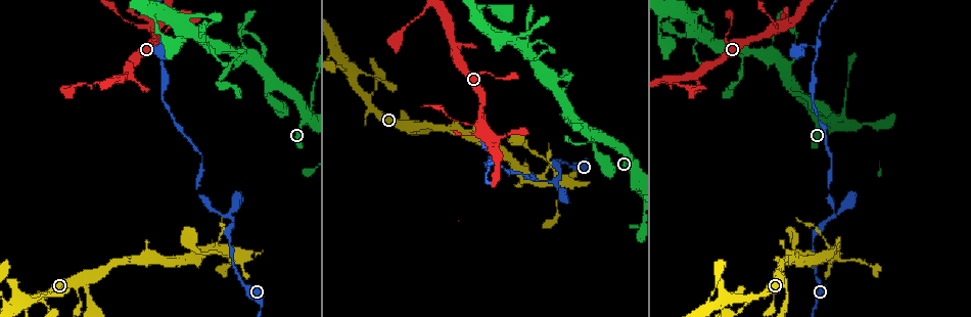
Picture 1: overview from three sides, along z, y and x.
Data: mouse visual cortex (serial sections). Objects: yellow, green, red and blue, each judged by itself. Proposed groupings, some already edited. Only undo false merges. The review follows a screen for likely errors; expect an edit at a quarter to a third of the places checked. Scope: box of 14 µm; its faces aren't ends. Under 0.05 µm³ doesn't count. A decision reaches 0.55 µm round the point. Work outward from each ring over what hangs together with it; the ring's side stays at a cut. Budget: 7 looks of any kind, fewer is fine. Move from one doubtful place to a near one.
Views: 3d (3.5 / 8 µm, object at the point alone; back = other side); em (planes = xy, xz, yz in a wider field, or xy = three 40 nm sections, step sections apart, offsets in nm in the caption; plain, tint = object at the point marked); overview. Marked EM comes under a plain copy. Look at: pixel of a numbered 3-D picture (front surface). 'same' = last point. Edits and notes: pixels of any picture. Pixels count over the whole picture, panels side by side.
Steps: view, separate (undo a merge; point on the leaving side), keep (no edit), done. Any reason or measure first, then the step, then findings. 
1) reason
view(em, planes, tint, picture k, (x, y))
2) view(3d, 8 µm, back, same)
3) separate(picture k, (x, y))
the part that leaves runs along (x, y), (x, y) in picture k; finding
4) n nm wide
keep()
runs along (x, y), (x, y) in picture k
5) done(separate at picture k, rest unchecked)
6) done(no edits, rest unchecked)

view(3d, 3.5 µm, picture 1, (422, 133))

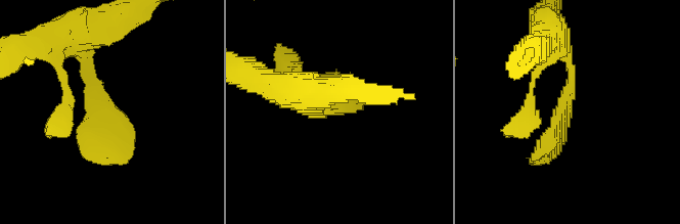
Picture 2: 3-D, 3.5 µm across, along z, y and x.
need the tissue
view(em, xy, step 3, tint, picture 2, (560, 114))

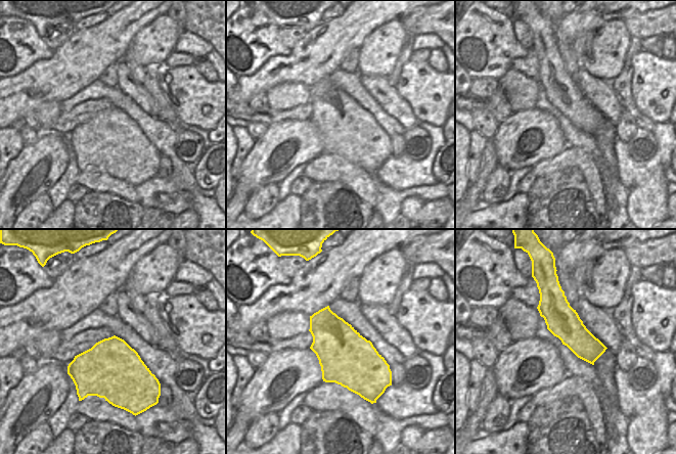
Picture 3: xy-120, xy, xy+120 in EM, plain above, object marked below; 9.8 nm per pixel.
550 nm wide
keep()
runs along (567, 54), (572, 83), (543, 148), (551, 151) in picture 2; continuous, no second cell

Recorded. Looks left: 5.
small branch off a trunk
view(3d, 3.5 µm, picture 1, (24, 303))

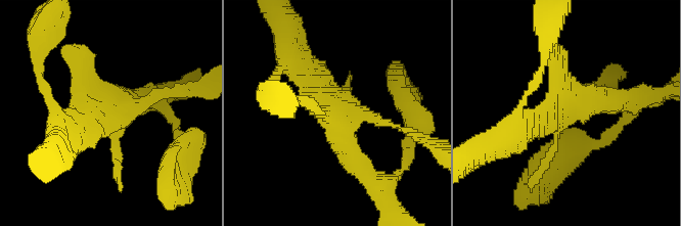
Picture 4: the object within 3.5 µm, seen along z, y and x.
shape alone is not enough
view(em, xy, step 5, tint, picture 4, (340, 113))

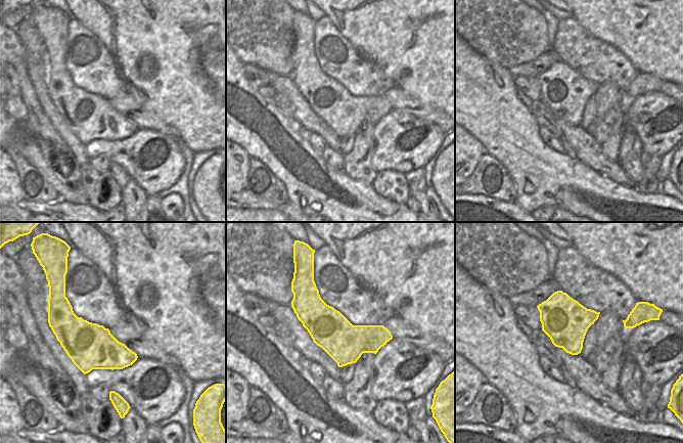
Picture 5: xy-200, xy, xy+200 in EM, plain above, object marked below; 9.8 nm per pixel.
view(em, xy, step 3, tint, same)

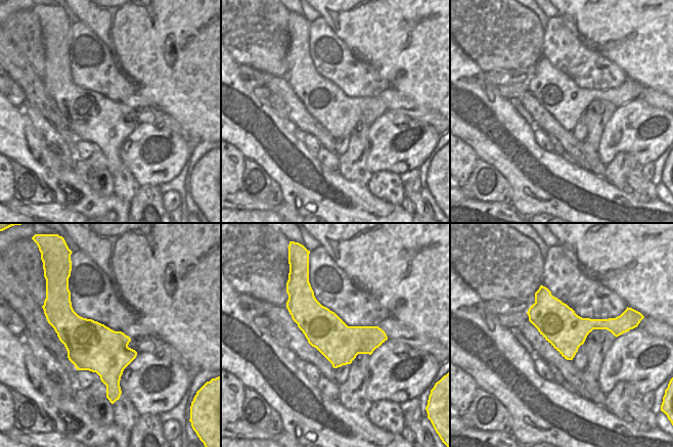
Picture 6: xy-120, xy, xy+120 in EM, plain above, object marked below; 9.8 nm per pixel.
keep()
runs along (364, 172), (301, 68) in picture 4; all the same cell

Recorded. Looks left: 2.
three-way junction
view(3d, 3.5 µm, picture 1, (818, 48))

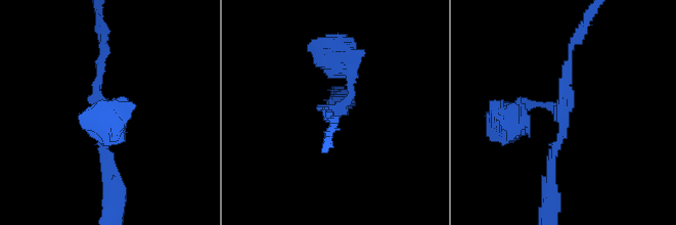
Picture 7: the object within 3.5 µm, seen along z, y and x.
now the EM
view(em, xy, step 5, tint, picture 7, (332, 110))

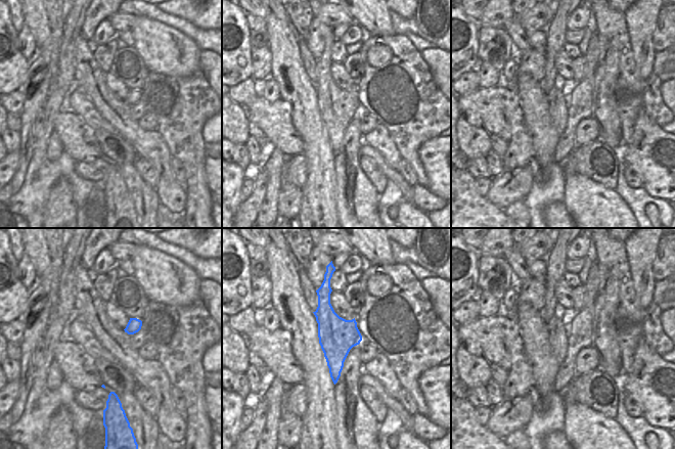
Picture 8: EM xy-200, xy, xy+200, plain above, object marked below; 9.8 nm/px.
keep()
runs along (549, 180), (562, 114), (524, 104), (513, 117) in picture 7; one cell here

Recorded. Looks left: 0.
done(no edits, rest unchecked)

